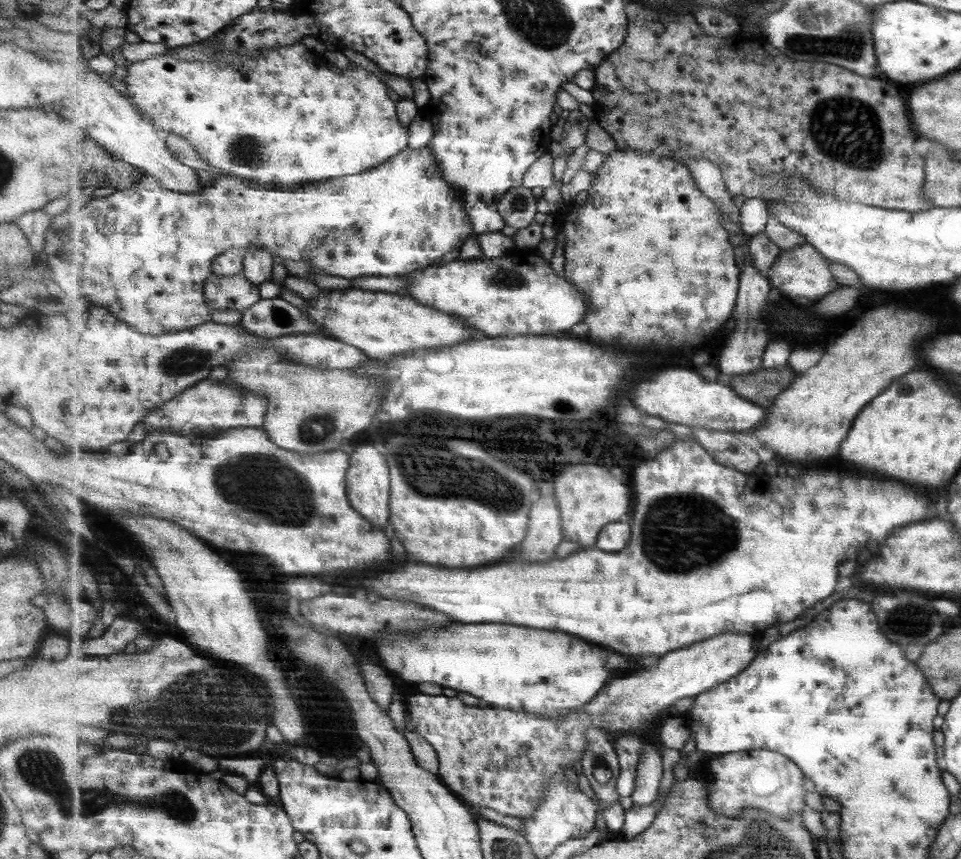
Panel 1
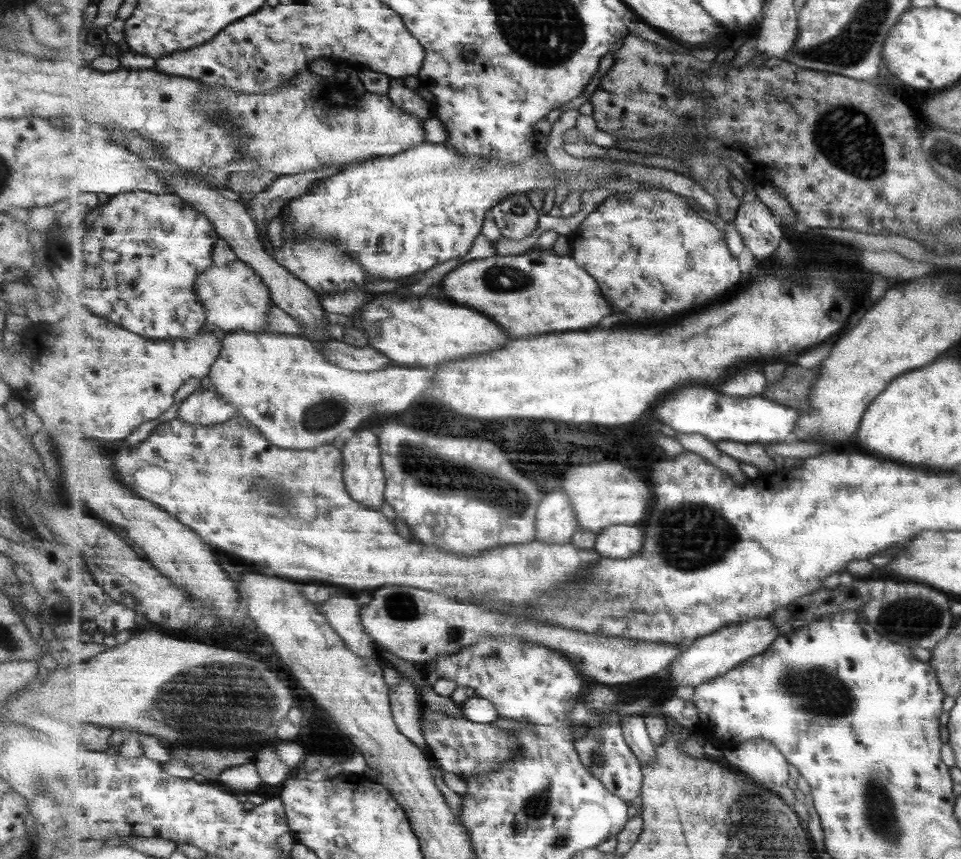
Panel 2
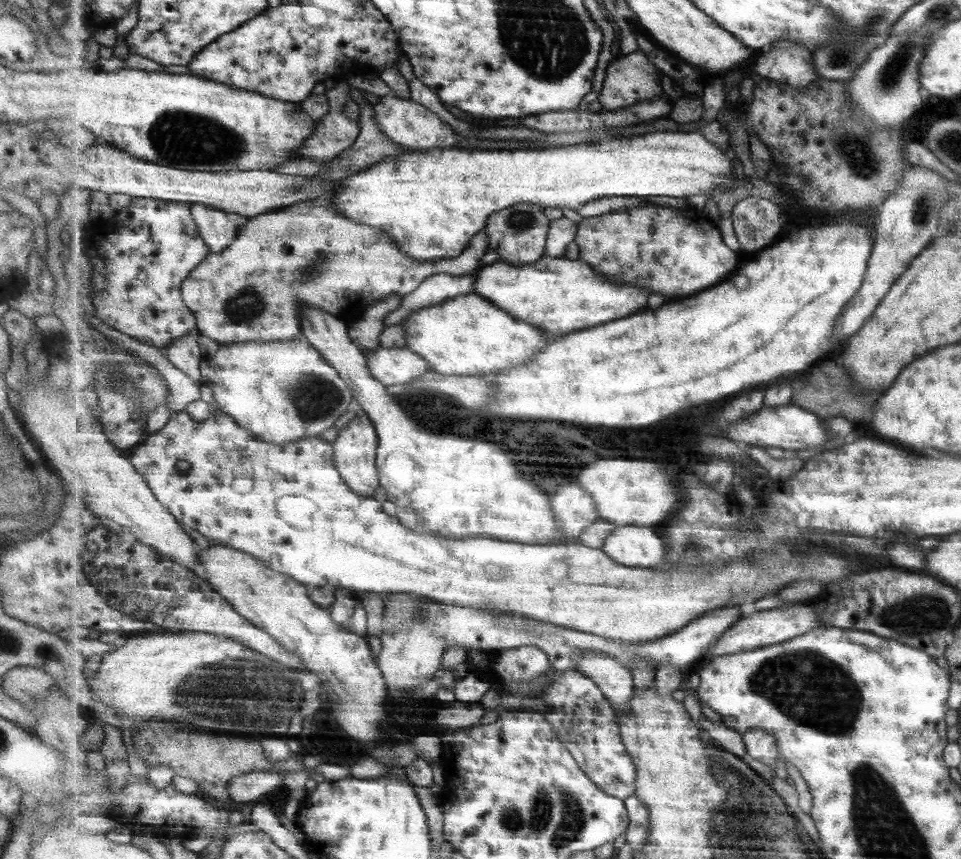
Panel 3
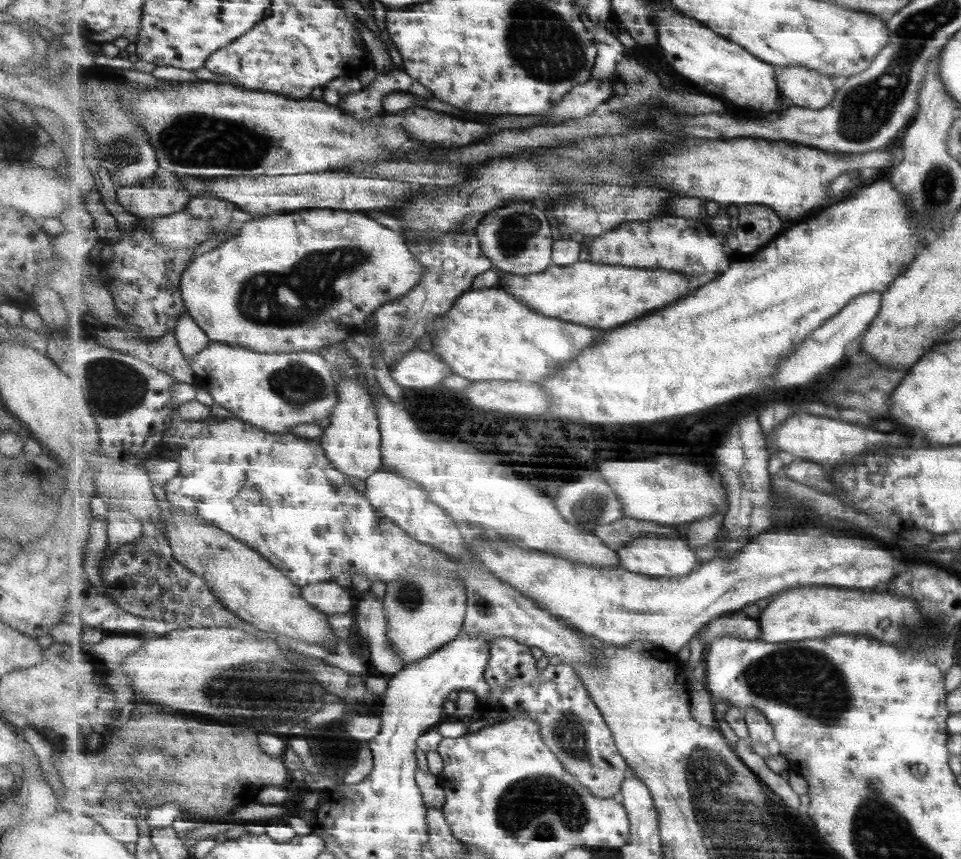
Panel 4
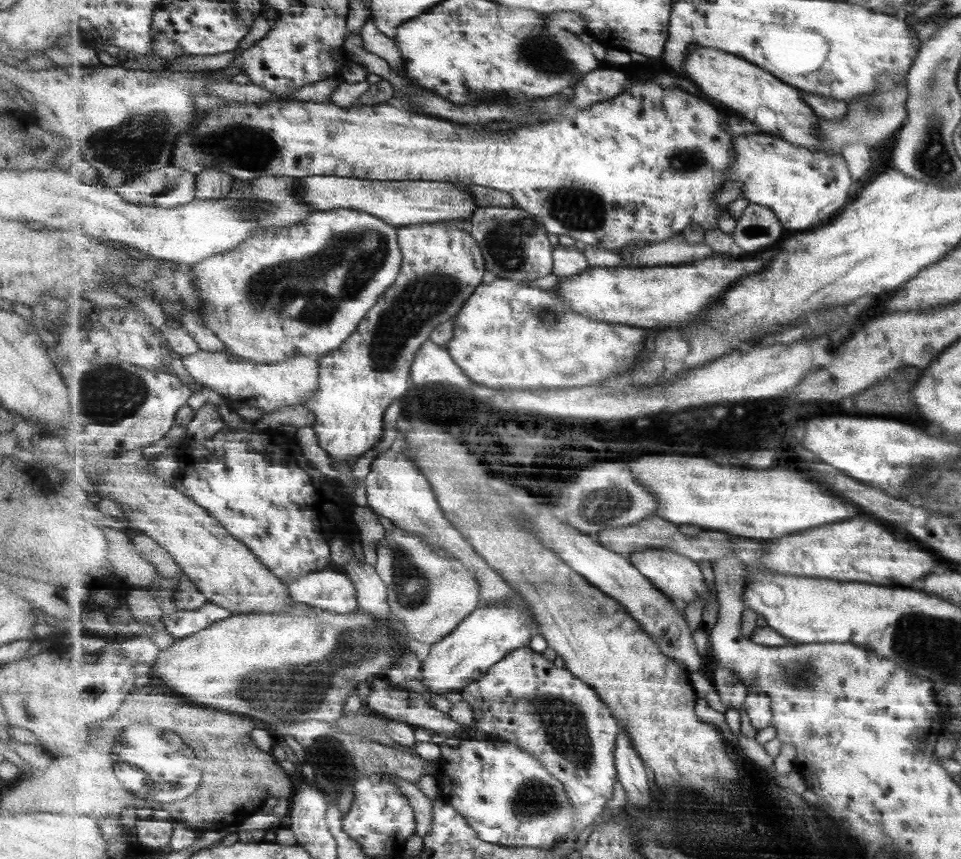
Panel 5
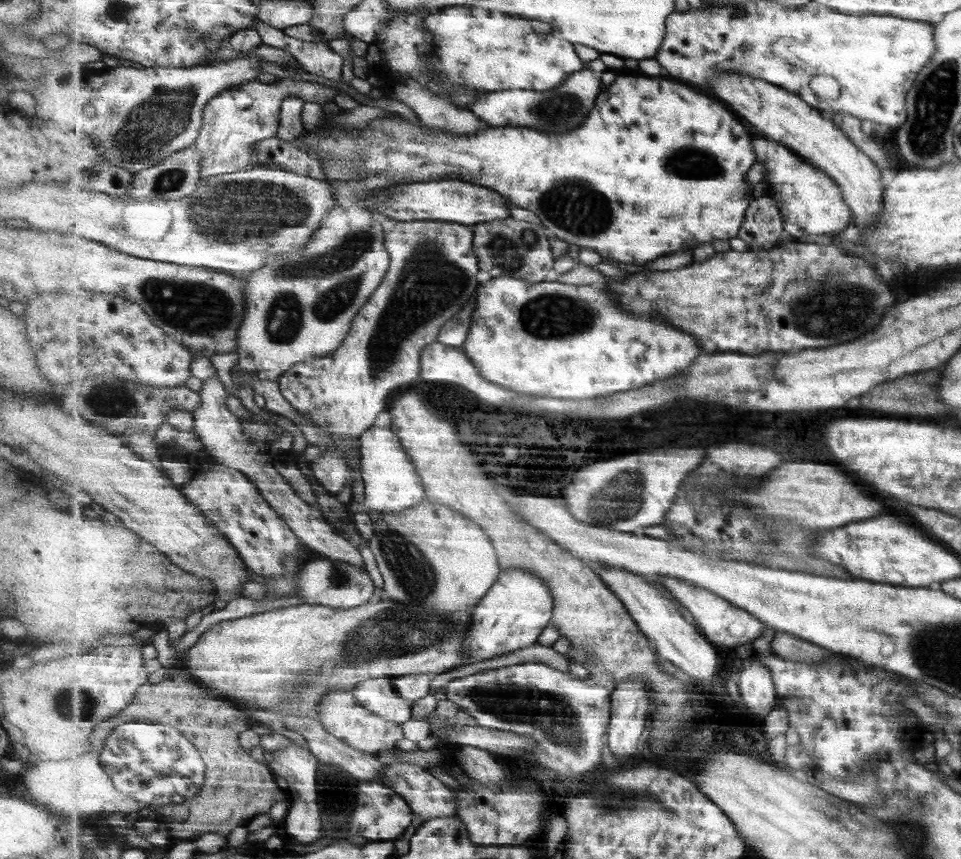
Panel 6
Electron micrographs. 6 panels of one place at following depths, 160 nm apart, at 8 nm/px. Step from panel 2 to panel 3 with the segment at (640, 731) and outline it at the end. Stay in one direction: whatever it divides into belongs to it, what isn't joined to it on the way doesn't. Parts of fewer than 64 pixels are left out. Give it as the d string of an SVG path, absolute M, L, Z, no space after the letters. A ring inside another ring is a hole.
M584 648L582 658L578 660L579 672L594 680L607 700L616 710L630 710L630 702L634 697L635 686L633 674L623 668L610 654L592 648Z

